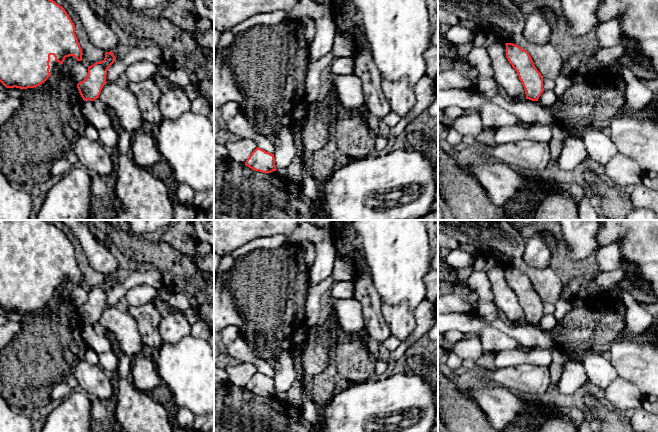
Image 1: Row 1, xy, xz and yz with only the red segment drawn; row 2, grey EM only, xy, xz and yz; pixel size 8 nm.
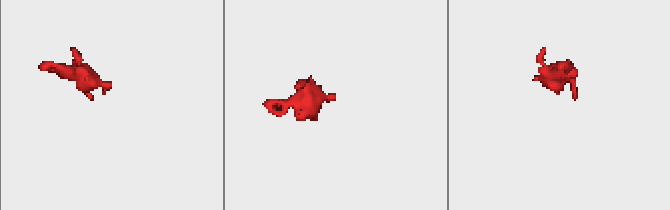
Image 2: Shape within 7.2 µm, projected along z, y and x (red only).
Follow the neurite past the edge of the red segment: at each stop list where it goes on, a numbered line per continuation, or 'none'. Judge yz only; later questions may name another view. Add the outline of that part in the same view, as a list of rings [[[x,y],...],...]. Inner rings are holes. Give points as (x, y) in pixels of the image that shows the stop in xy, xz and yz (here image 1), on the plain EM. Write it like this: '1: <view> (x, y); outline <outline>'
none

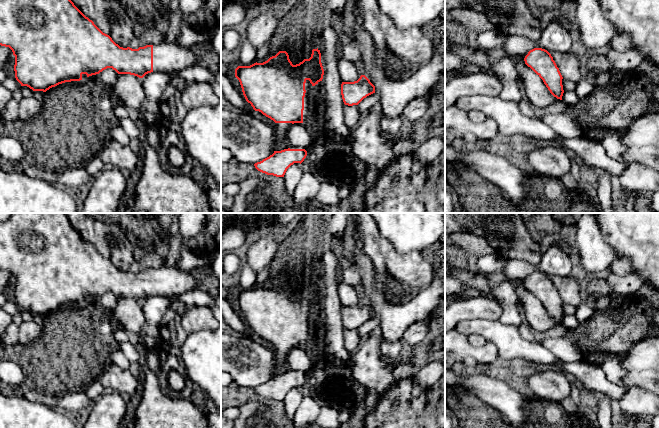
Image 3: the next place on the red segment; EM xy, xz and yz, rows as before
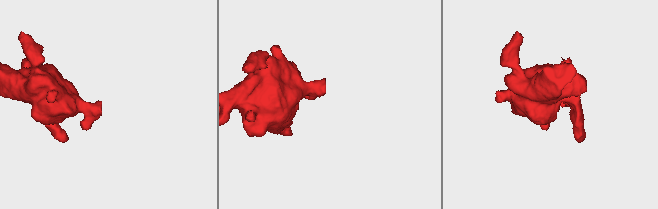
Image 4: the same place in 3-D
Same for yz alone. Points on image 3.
none

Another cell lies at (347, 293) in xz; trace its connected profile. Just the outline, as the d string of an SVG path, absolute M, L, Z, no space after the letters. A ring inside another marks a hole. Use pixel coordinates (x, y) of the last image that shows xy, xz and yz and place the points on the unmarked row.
M340 278L338 281L338 296L342 306L354 306L361 300L356 292L356 286L349 285Z

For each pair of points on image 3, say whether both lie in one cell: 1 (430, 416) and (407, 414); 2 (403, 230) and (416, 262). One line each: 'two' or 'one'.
1: two
2: two

